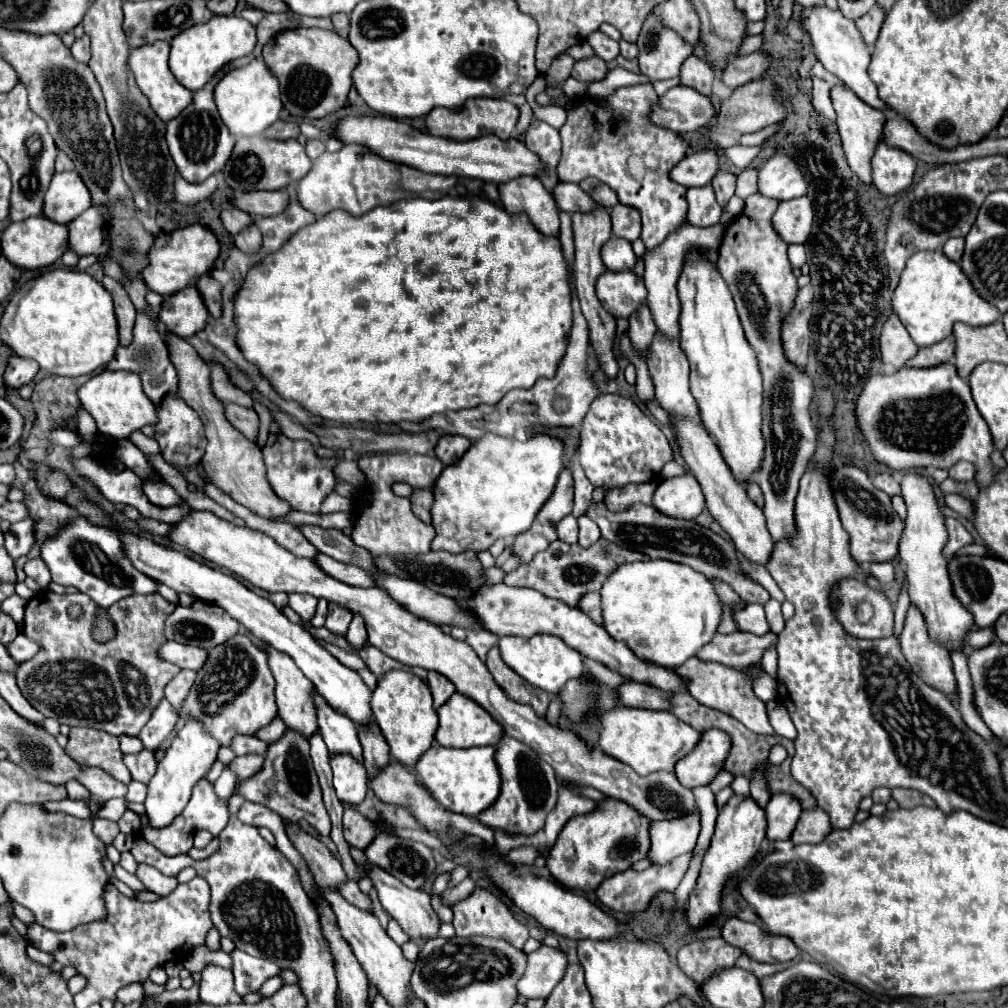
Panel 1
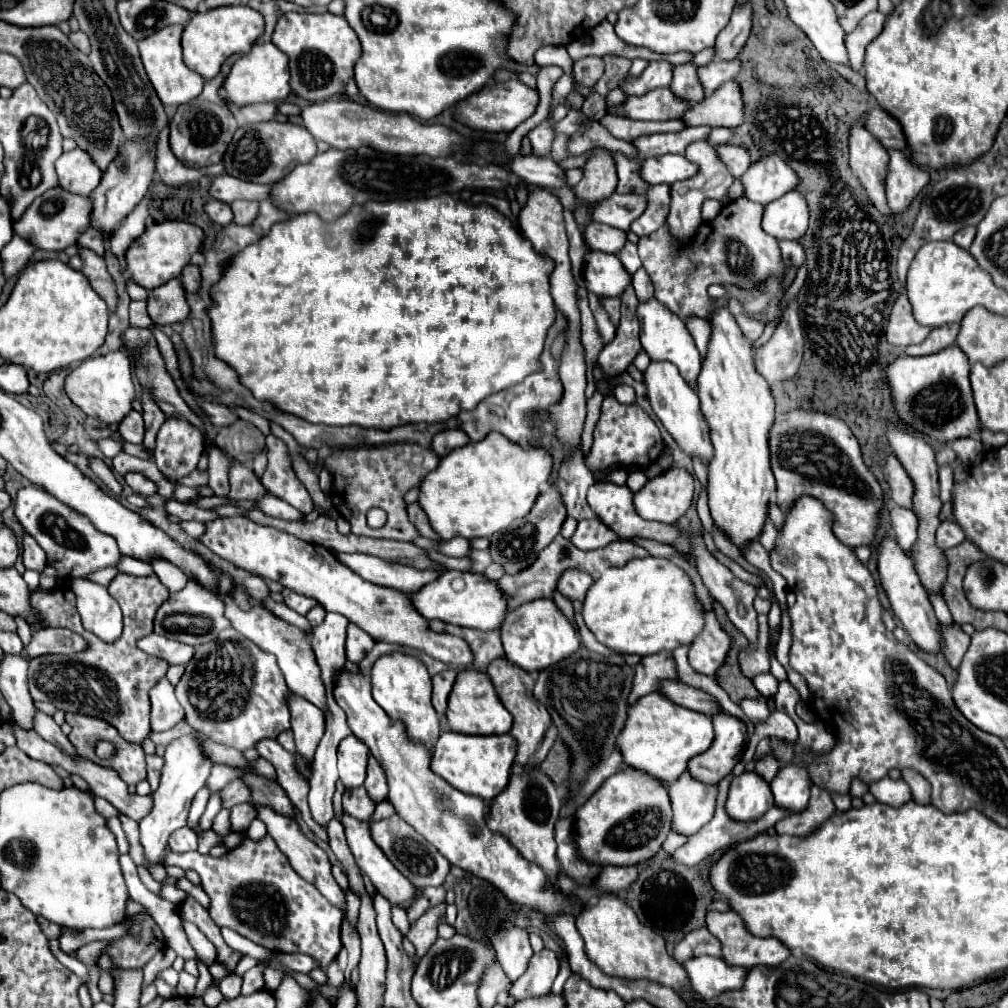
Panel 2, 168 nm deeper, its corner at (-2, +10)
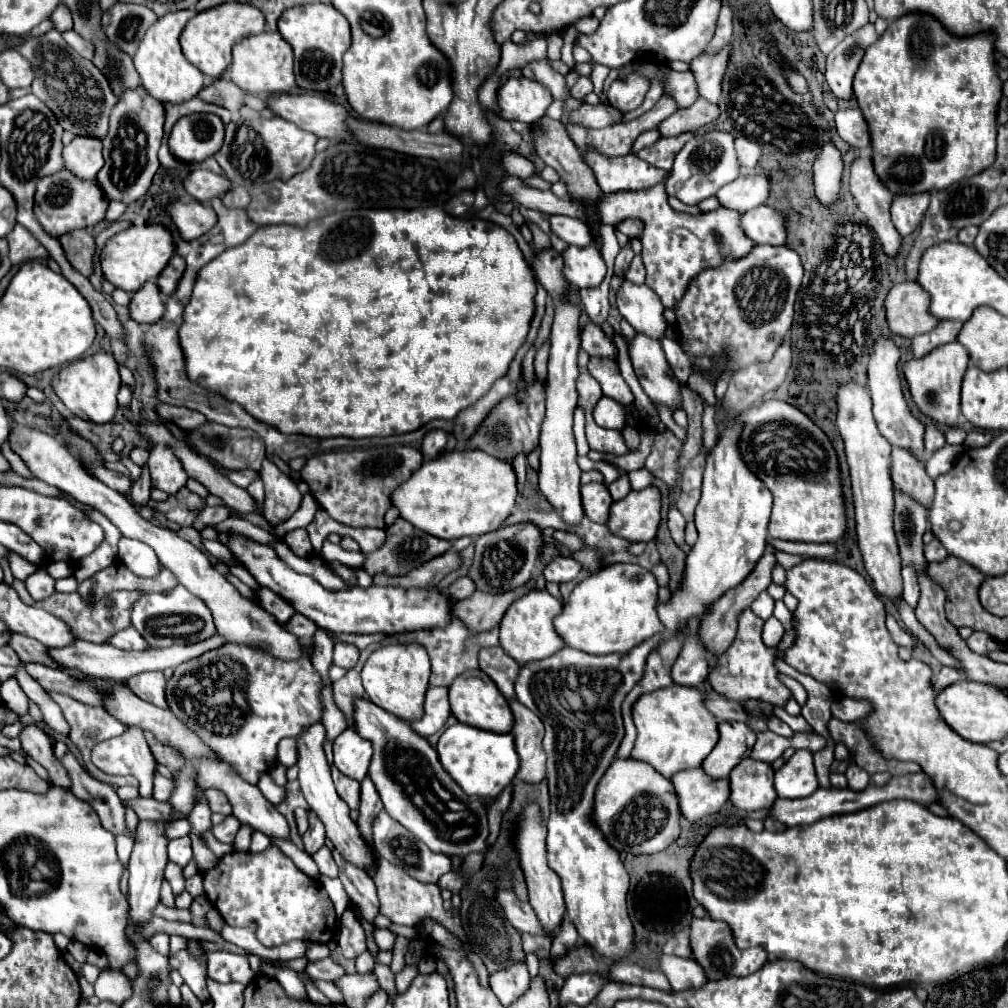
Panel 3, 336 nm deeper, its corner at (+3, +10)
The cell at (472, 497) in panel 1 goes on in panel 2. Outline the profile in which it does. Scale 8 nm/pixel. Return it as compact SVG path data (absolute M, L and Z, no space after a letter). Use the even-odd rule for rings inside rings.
M488 434L482 442L452 450L442 458L438 468L422 478L418 504L442 540L452 540L454 536L468 540L488 536L532 510L540 486L550 478L550 470L552 456L546 450L530 448L526 452L502 438L502 434Z

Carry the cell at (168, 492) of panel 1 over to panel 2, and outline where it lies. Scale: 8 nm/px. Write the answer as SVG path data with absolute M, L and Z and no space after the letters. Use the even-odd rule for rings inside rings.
M130 472L130 474L126 474L124 476L124 482L136 492L136 494L140 494L140 496L152 496L152 494L156 494L156 484L154 482L150 482L144 474L140 474L140 472Z

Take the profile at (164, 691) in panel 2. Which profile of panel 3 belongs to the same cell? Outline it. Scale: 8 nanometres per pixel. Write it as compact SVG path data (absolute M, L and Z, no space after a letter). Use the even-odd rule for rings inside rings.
M141 672L135 674L133 678L127 680L129 688L145 702L151 702L159 708L169 708L167 700L165 700L165 676L163 672Z

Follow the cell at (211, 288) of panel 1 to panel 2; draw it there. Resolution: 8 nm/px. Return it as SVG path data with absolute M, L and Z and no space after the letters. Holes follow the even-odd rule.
M188 264L188 266L182 270L180 282L182 282L182 286L184 286L184 290L186 290L186 294L188 294L188 296L190 296L190 294L194 294L194 290L198 290L200 280L202 280L202 276L200 276L200 268L198 268L198 266Z

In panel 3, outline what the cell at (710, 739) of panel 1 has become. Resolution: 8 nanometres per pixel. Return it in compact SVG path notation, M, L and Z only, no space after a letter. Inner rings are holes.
M719 722L719 742L701 768L713 778L727 778L729 772L753 748L755 732L743 722Z

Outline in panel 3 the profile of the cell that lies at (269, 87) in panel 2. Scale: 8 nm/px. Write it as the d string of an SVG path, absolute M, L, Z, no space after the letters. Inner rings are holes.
M263 32L257 36L249 36L233 46L233 64L231 64L231 80L249 94L255 96L273 96L273 94L287 94L295 88L281 88L281 86L295 86L293 74L293 50L291 46L279 36L279 32Z

